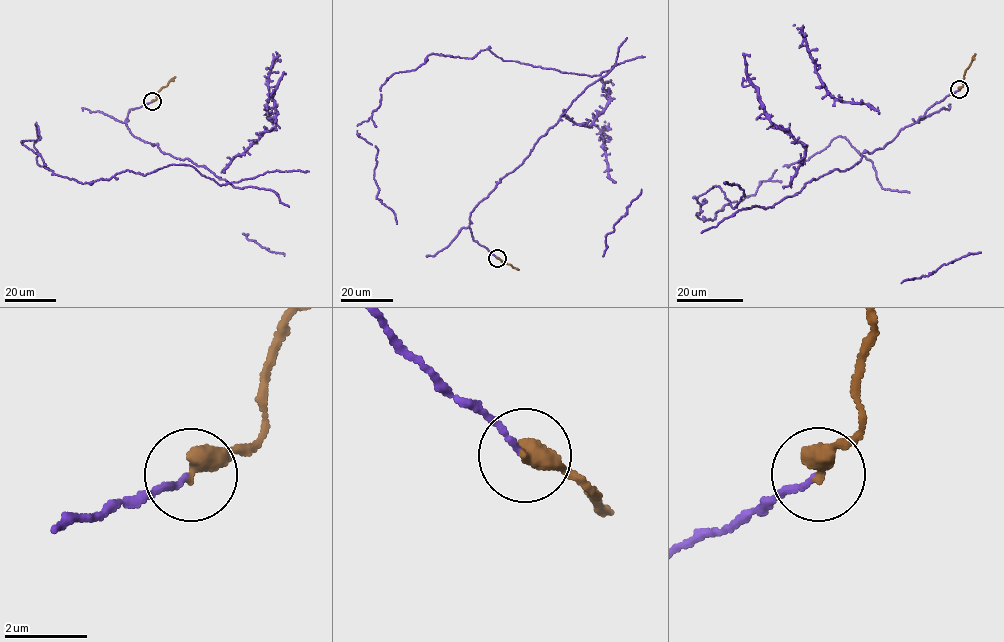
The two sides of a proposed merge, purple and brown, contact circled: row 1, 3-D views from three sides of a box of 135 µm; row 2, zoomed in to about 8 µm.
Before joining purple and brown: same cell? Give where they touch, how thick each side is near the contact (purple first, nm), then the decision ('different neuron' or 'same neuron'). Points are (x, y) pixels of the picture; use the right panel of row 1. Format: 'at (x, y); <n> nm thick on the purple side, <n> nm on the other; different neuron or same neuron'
at (959, 89); 120 nm thick on the purple side, 500 nm on the other; same neuron

